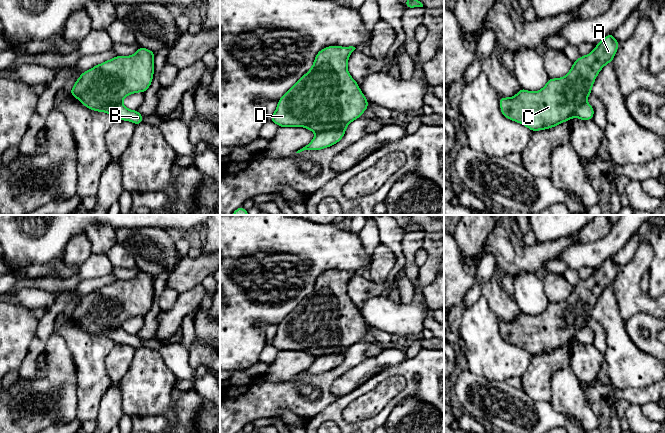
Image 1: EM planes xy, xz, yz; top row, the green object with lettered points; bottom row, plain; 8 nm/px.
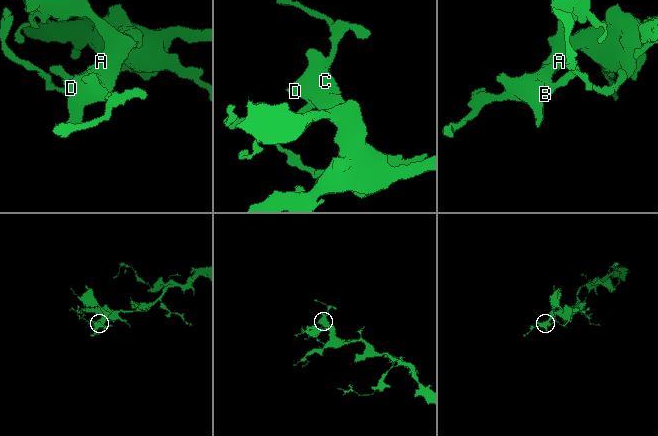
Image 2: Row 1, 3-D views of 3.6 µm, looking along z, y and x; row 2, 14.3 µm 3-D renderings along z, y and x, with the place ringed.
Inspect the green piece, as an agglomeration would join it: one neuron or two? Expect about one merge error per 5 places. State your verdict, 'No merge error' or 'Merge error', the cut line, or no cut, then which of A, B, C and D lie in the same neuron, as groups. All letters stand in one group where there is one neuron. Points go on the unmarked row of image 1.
Merge error. Split along xz (347, 348), (339, 353), (324, 354), (316, 358). Groups: A C D / B

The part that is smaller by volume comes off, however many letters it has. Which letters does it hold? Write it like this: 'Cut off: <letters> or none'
Cut off: B

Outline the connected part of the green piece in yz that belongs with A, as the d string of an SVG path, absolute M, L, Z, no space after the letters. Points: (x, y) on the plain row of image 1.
M611 257L591 277L580 280L566 300L549 302L547 308L536 316L520 312L514 321L499 321L501 337L533 356L550 353L571 344L576 332L591 319L601 293L613 286L618 269L619 266Z

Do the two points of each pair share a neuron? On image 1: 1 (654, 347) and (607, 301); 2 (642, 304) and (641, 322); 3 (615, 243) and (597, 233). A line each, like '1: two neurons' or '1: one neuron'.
1: two neurons
2: two neurons
3: two neurons

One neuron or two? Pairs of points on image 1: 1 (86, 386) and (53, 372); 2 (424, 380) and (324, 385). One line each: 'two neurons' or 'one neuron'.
1: two neurons
2: two neurons

